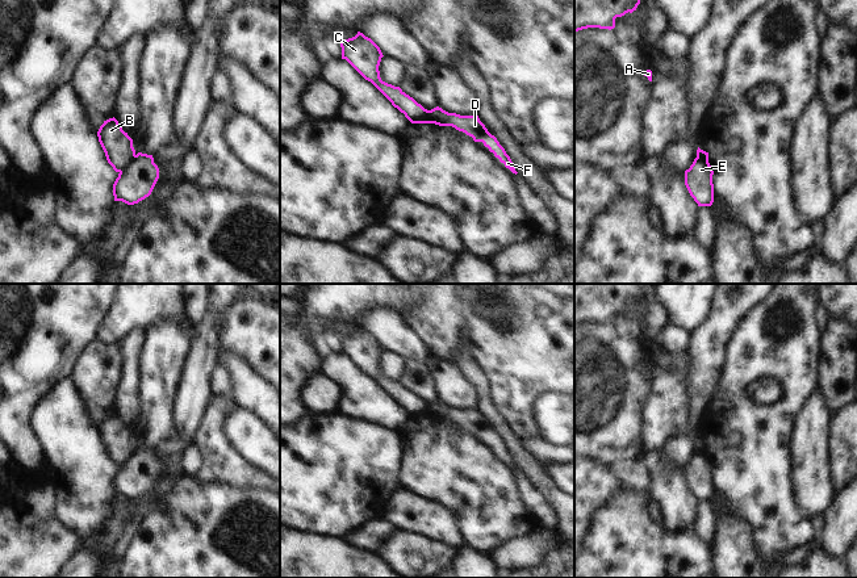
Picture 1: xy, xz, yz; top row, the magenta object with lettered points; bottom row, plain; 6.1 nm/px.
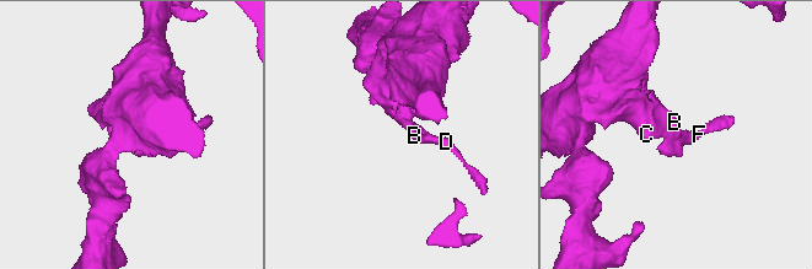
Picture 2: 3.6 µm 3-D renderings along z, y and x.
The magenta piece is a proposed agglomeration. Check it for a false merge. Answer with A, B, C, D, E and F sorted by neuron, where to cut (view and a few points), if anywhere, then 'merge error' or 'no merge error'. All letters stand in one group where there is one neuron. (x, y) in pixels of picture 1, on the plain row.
A B C / D E F; cut in xy along (134, 448), (133, 453), (120, 466); merge error

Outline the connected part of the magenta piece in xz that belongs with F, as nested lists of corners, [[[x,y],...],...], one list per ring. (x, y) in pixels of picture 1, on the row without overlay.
[[[436,401],[431,405],[427,405],[426,418],[452,420],[456,424],[472,431],[475,436],[482,436],[484,440],[488,441],[489,445],[493,447],[506,462],[509,462],[515,469],[518,468],[505,443],[499,439],[497,432],[488,426],[478,410],[460,410],[456,407],[448,407]]]

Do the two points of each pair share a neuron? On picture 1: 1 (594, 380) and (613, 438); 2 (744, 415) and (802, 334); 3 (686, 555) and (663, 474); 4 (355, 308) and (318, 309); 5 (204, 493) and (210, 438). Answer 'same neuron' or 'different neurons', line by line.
1: same neuron
2: same neuron
3: different neurons
4: same neuron
5: different neurons

